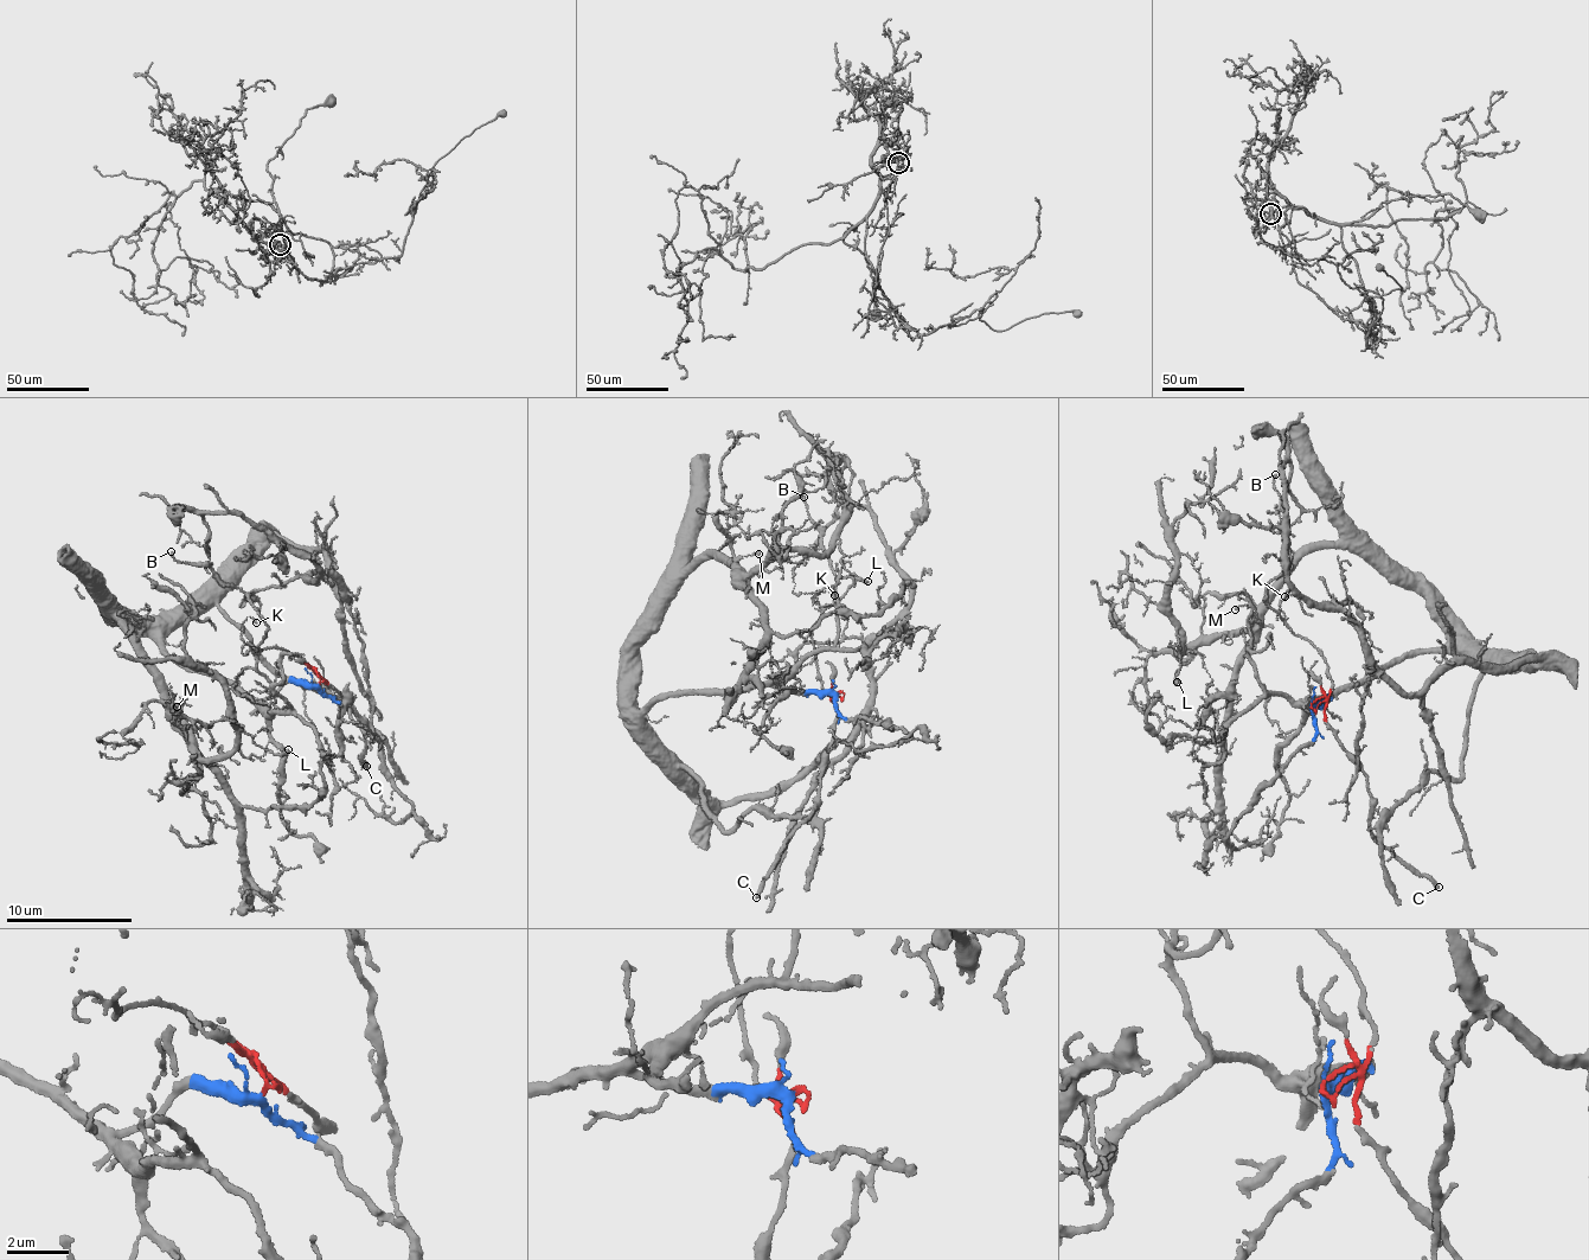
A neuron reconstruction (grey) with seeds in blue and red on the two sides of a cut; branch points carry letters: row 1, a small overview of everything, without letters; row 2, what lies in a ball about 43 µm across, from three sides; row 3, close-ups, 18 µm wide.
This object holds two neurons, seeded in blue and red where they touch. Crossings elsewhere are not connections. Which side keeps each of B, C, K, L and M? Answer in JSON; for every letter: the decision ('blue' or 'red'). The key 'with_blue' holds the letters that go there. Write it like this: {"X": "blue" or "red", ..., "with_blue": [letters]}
{"B": "red", "C": "red", "K": "red", "L": "blue", "M": "blue", "with_blue": ["L", "M"]}

